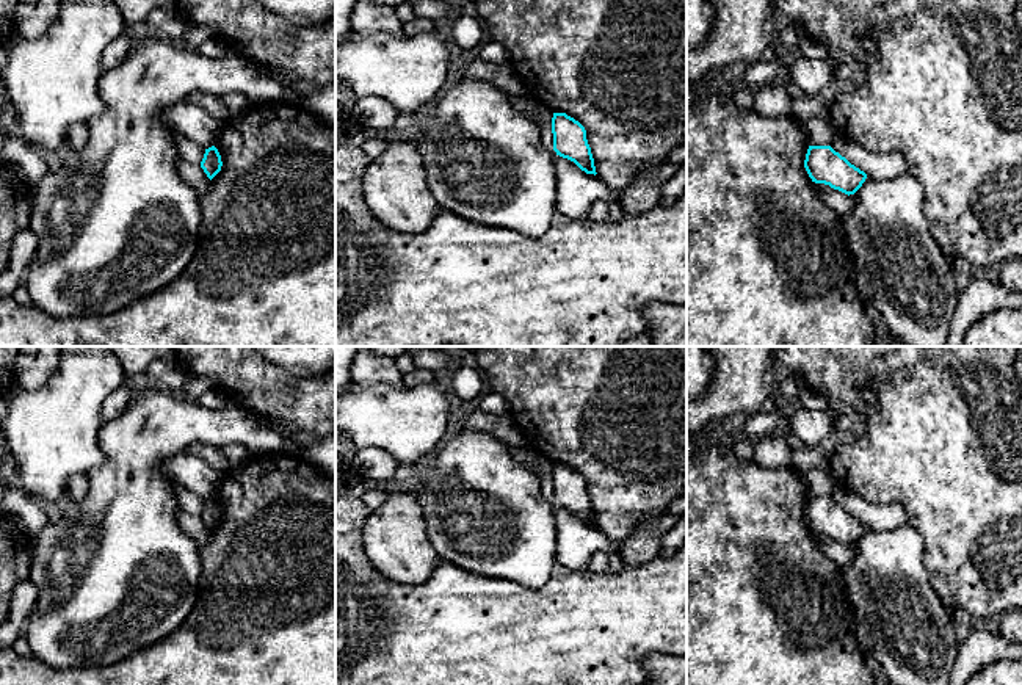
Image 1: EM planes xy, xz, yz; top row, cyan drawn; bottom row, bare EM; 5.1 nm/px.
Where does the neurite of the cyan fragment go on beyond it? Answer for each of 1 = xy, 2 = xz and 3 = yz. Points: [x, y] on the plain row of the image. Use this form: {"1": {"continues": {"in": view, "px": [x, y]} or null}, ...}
{"1": {"continues": null}, "2": {"continues": null}, "3": {"continues": null}}

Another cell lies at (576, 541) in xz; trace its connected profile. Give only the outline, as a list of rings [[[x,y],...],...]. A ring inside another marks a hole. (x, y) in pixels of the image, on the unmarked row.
[[[539,458],[538,466],[541,492],[550,503],[556,524],[556,563],[571,571],[583,571],[596,552],[616,556],[608,536],[600,528],[586,525],[574,513],[560,508],[553,502],[553,464],[545,458]]]

